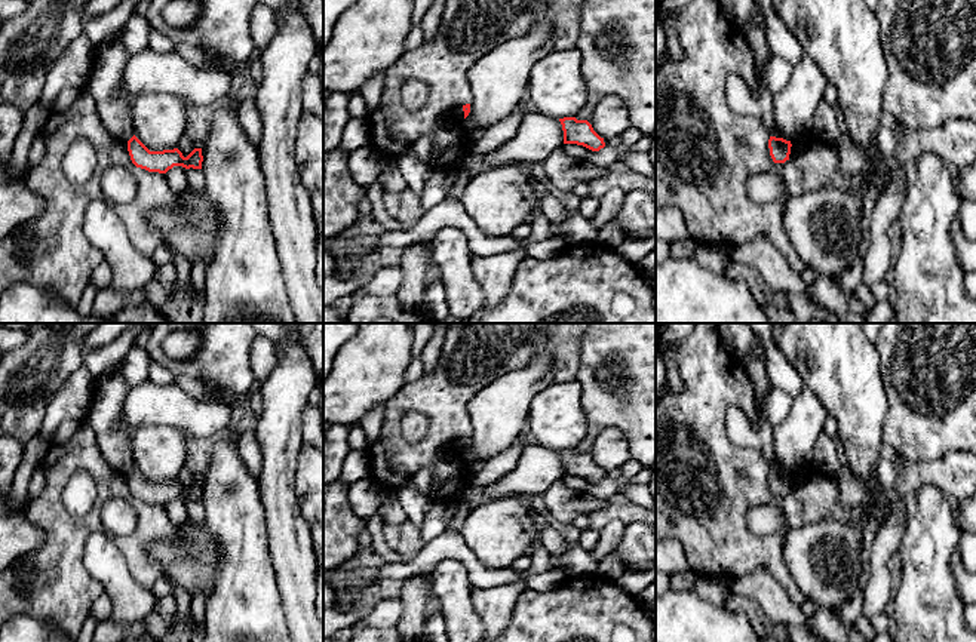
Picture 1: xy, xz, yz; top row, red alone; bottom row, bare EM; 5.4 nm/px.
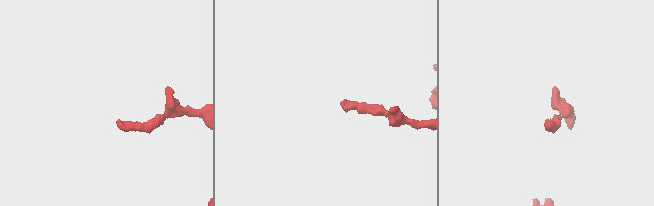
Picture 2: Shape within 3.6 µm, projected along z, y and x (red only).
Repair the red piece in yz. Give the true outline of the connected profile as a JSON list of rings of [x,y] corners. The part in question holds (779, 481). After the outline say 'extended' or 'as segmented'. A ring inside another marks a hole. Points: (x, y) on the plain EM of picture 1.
[[[770,469],[768,471],[770,488],[774,495],[785,495],[789,492],[791,479],[791,473],[783,470]]]; as segmented

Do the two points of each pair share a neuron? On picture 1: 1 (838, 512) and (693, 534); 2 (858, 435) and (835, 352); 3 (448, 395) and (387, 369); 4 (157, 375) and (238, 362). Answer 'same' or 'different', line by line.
1: same
2: same
3: different
4: different

